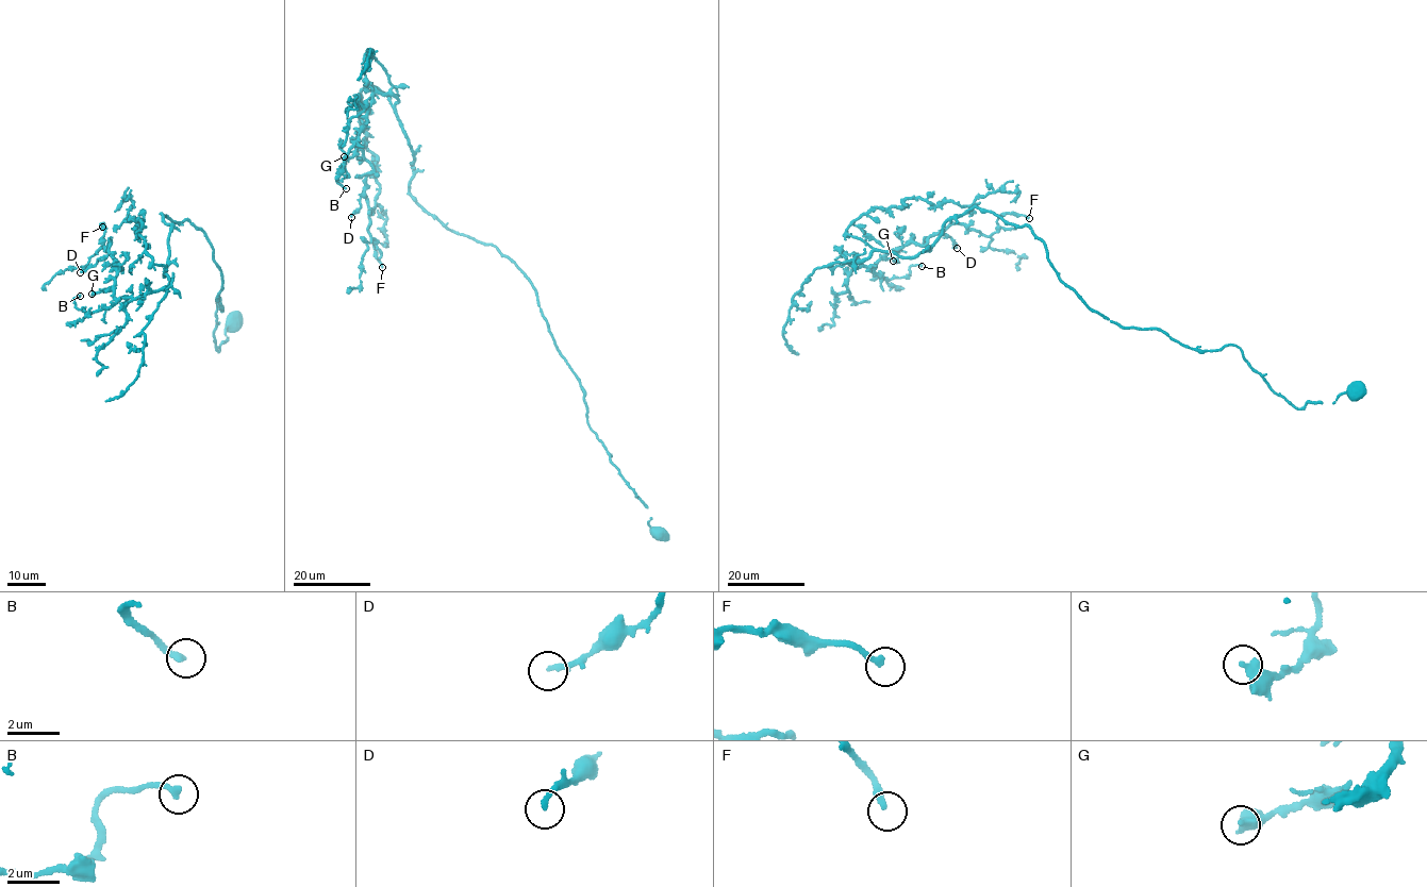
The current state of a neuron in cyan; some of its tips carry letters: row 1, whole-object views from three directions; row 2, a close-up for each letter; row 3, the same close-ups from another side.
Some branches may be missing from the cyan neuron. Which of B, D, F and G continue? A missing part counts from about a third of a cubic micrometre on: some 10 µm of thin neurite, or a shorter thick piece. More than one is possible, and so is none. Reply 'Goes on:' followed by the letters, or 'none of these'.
Goes on: B

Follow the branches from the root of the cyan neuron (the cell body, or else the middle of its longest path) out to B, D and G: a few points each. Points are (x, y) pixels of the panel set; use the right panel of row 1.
B: (1357, 392), (1296, 408), (1238, 347), (1122, 327), (1028, 226), (979, 207), (913, 256), (847, 262), (922, 266)
D: (1357, 392), (1296, 408), (1238, 347), (1122, 327), (979, 207), (847, 262), (957, 248)
G: (1357, 392), (1296, 408), (1238, 347), (1122, 327), (1028, 226), (979, 207), (913, 256), (847, 262), (893, 261)

